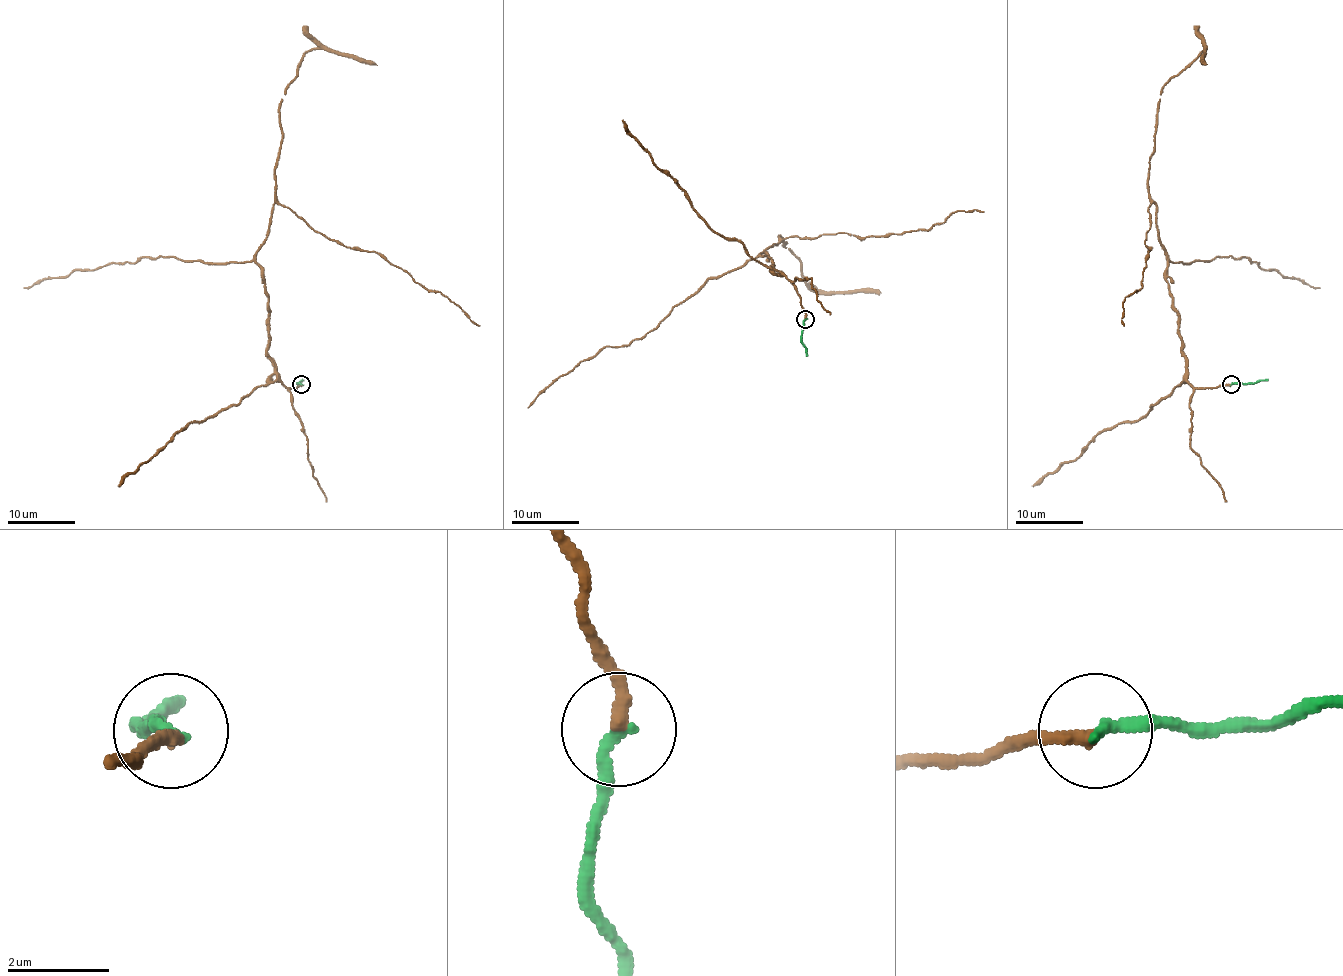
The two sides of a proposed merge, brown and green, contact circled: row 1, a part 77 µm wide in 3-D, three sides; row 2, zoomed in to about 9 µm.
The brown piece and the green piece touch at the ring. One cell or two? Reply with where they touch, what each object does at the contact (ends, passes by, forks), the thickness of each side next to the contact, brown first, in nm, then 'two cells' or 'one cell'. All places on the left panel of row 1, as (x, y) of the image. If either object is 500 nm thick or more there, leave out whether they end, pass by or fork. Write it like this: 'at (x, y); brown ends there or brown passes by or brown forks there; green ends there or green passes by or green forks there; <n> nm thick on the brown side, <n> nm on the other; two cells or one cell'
at (301, 384); brown ends there; green ends there; 280 nm thick on the brown side, 240 nm on the other; one cell

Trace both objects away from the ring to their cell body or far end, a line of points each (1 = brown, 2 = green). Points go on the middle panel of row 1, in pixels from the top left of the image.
1: (805, 318), (791, 281), (759, 254), (769, 246), (795, 236), (927, 231), (958, 211), (983, 212)
2: (805, 318), (801, 343), (808, 355)

